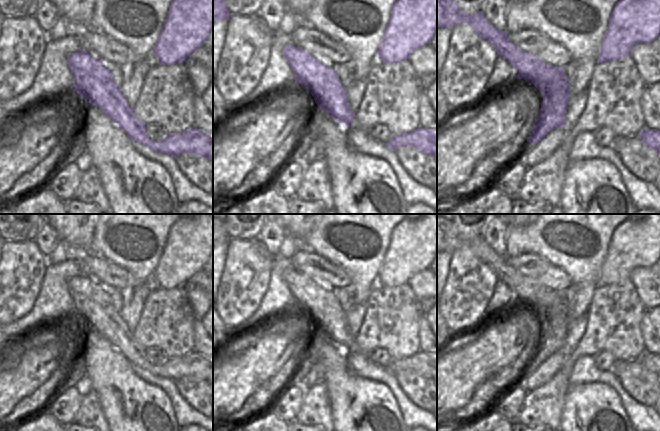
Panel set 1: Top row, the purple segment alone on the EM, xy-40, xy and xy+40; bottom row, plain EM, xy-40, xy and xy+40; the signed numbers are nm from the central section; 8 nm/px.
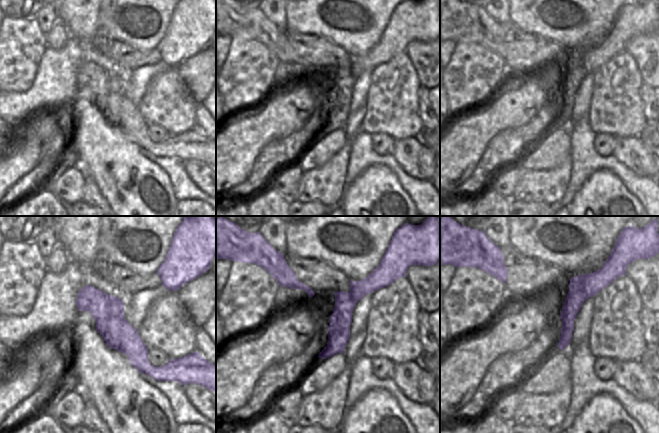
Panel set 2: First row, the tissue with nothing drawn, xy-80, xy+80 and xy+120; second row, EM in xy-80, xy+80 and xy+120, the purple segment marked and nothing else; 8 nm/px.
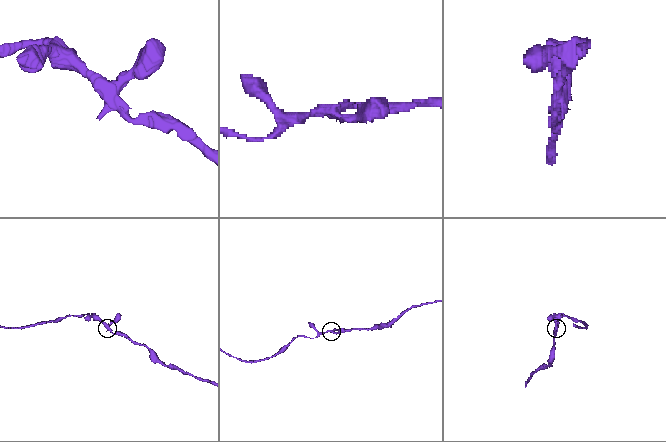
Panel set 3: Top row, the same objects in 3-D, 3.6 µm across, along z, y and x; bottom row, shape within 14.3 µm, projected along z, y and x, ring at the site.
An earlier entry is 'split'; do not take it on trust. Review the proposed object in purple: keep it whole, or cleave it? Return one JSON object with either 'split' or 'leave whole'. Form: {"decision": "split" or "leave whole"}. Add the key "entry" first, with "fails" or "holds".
{"entry": "holds", "decision": "split"}

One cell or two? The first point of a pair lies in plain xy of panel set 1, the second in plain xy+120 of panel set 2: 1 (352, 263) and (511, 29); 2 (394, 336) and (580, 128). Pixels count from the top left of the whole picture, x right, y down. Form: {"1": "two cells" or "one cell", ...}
{"1": "two cells", "2": "two cells"}

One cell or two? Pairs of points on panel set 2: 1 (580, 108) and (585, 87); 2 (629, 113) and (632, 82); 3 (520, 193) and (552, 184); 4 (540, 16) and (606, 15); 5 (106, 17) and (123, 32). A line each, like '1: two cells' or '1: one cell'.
1: one cell
2: one cell
3: one cell
4: one cell
5: one cell

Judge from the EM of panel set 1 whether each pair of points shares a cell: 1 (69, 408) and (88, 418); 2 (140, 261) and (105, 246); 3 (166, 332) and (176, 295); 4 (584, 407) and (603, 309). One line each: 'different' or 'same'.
1: different
2: same
3: same
4: different

